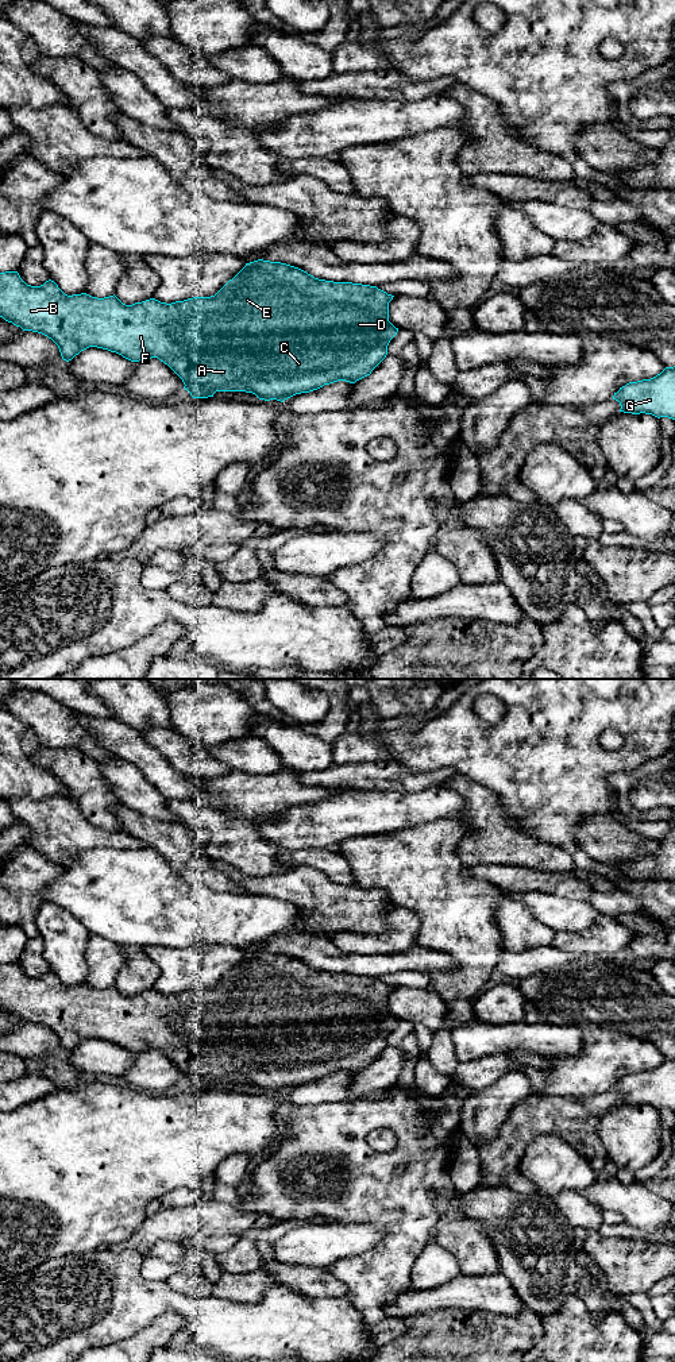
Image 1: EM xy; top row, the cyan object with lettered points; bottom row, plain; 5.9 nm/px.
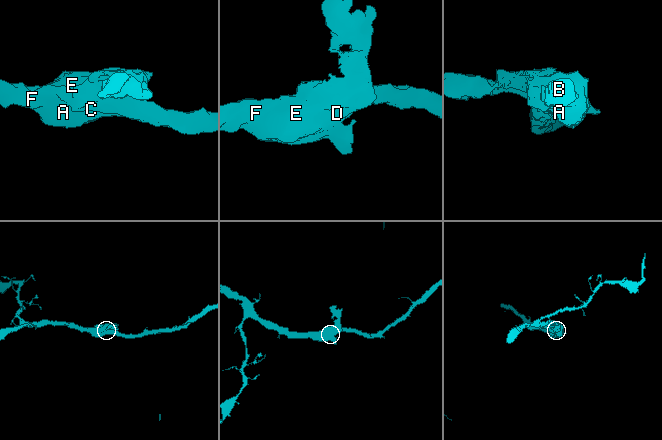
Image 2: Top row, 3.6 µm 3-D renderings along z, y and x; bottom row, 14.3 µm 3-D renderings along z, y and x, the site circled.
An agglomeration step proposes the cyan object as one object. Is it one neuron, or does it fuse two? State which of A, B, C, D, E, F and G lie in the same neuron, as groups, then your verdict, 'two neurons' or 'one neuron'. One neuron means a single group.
A B C D E F G | one neuron

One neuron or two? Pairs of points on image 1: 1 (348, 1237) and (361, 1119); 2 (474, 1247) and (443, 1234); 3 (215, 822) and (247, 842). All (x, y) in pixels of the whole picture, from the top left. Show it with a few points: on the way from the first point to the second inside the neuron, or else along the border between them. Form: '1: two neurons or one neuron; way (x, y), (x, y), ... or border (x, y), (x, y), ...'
1: two neurons; border (326, 1223), (374, 1223), (381, 1229)
2: one neuron; way (466, 1241), (462, 1237), (451, 1235)
3: one neuron; way (223, 830), (234, 841), (239, 842)

